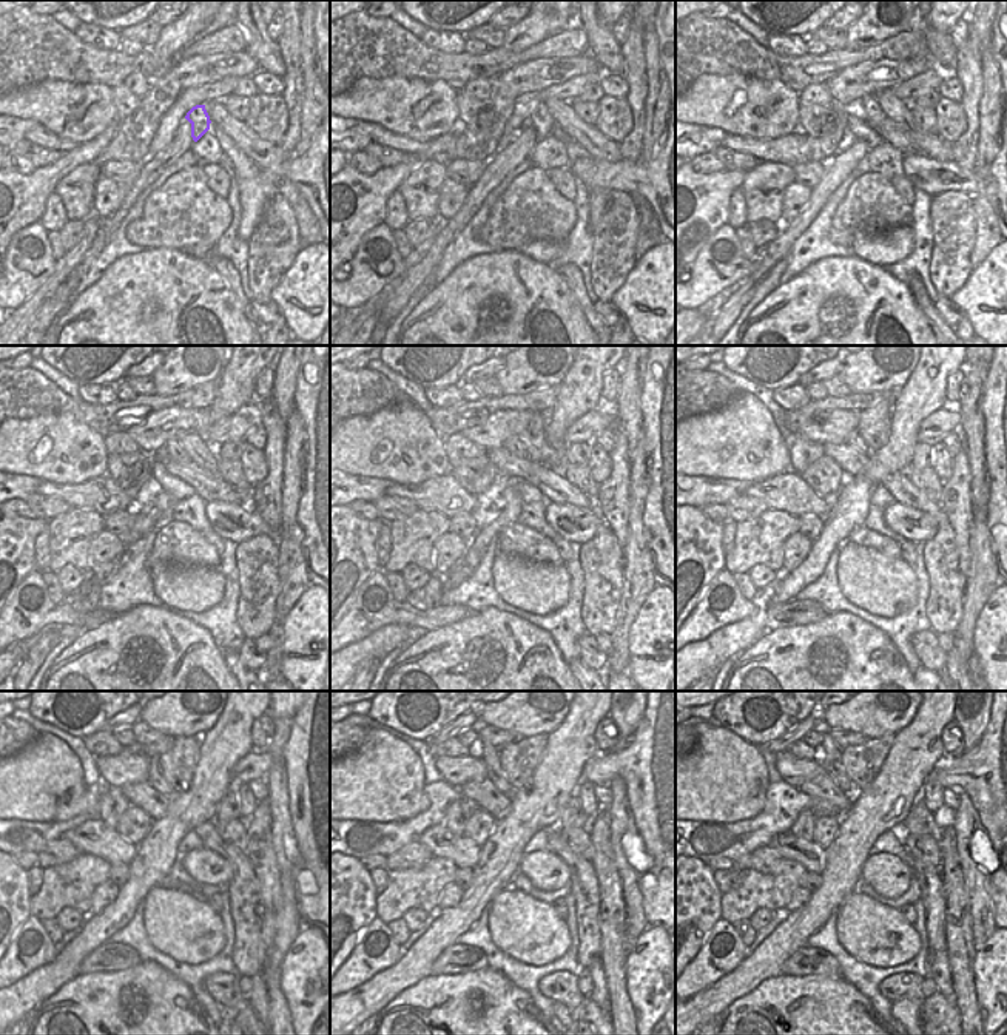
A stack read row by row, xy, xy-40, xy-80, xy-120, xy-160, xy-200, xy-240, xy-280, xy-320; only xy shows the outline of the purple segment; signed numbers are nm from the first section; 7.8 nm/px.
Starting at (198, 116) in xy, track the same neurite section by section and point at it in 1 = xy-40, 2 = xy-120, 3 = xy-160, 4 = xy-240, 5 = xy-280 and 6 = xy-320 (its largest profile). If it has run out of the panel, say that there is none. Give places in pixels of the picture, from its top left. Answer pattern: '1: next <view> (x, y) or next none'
1: next xy-40 (542, 121)
2: next xy-120 (171, 449)
3: next xy-160 (512, 445)
4: next xy-240 (154, 776)
5: next xy-280 (491, 758)
6: next xy-320 (831, 764)

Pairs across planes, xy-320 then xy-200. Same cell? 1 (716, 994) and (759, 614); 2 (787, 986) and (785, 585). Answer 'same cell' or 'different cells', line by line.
1: same cell
2: different cells

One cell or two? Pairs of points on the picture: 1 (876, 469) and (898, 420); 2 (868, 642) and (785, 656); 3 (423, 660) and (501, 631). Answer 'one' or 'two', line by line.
1: one
2: one
3: one

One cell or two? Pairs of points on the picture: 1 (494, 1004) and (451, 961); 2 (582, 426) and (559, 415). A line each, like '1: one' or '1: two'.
1: two
2: two

